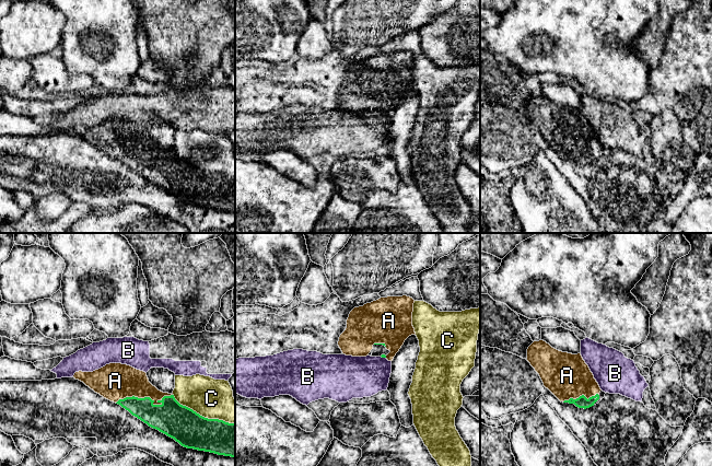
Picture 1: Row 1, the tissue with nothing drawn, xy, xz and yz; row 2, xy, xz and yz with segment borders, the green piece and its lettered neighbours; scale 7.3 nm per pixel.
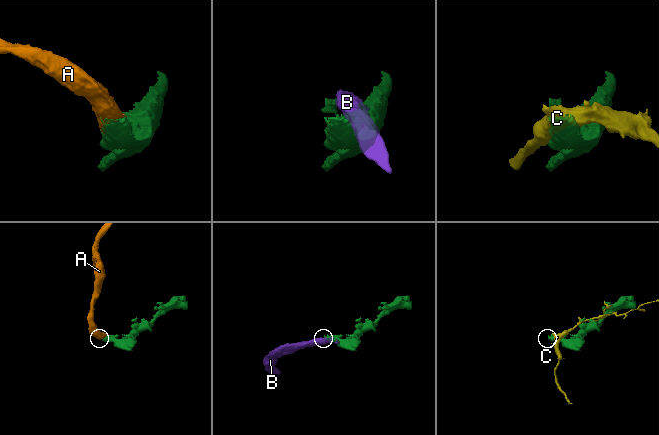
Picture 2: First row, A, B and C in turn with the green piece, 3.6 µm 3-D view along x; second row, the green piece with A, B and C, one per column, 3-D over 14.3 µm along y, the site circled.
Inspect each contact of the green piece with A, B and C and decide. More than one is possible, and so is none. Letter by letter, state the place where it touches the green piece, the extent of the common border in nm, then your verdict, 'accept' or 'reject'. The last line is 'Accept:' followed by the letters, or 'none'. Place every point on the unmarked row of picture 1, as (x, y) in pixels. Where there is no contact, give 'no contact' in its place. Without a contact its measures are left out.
A: contact xy (144, 152); length 420 nm; accept
B: contact xz (383, 112); length 40 nm; reject
C: contact xy (201, 171); length 500 nm; reject
Accept: A

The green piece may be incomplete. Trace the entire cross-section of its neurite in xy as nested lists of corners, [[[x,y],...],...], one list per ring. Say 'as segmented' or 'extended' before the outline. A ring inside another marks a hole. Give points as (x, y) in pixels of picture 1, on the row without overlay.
extended; [[[109,118],[93,127],[75,127],[73,132],[184,202],[235,212],[235,178],[205,173],[180,160],[173,149],[163,148],[153,141],[143,126],[127,119]]]

